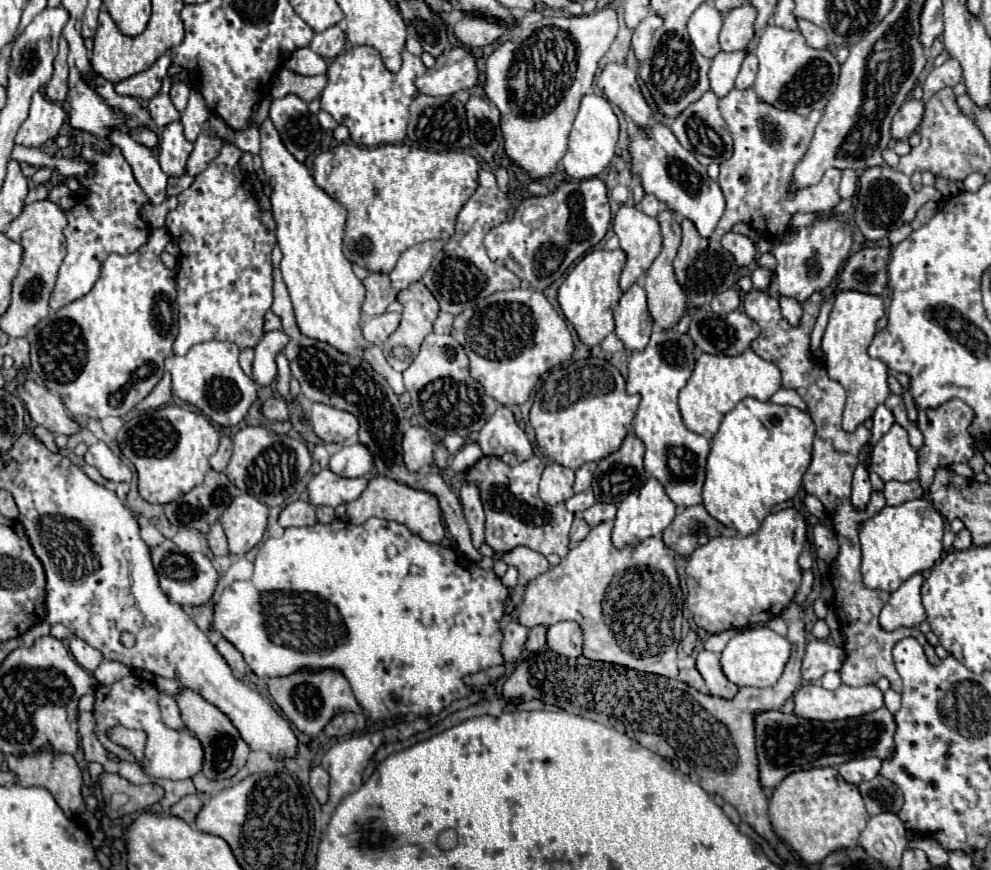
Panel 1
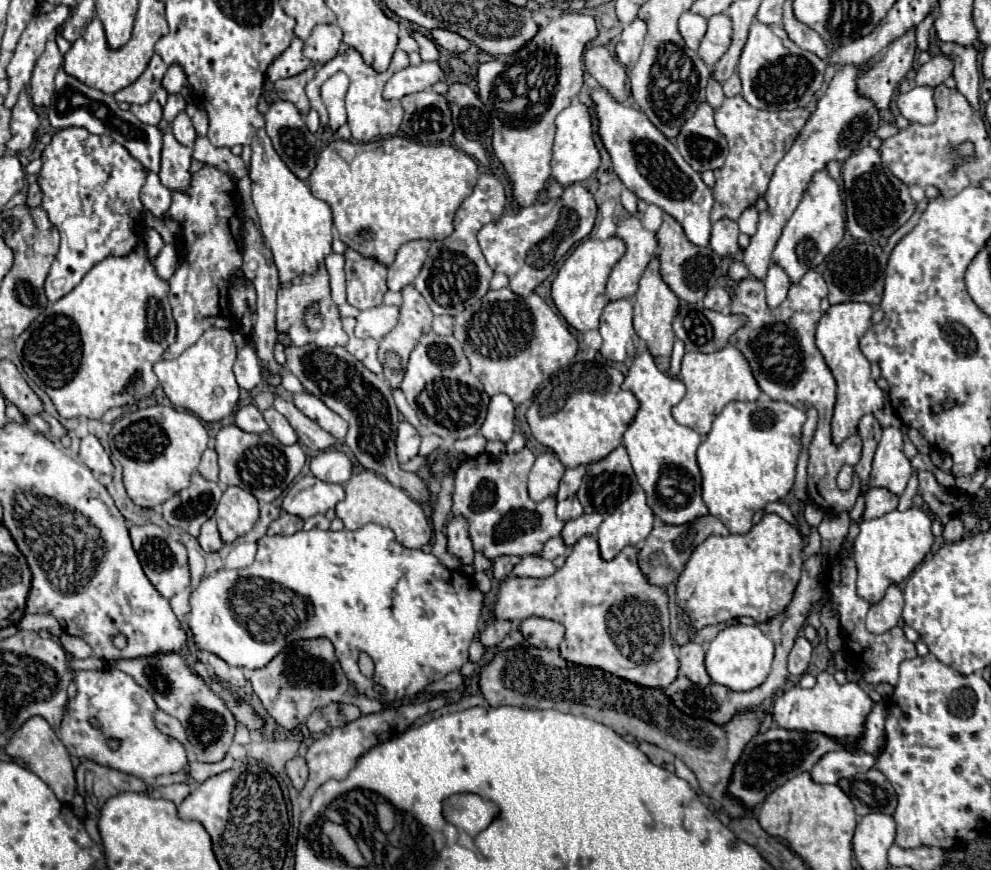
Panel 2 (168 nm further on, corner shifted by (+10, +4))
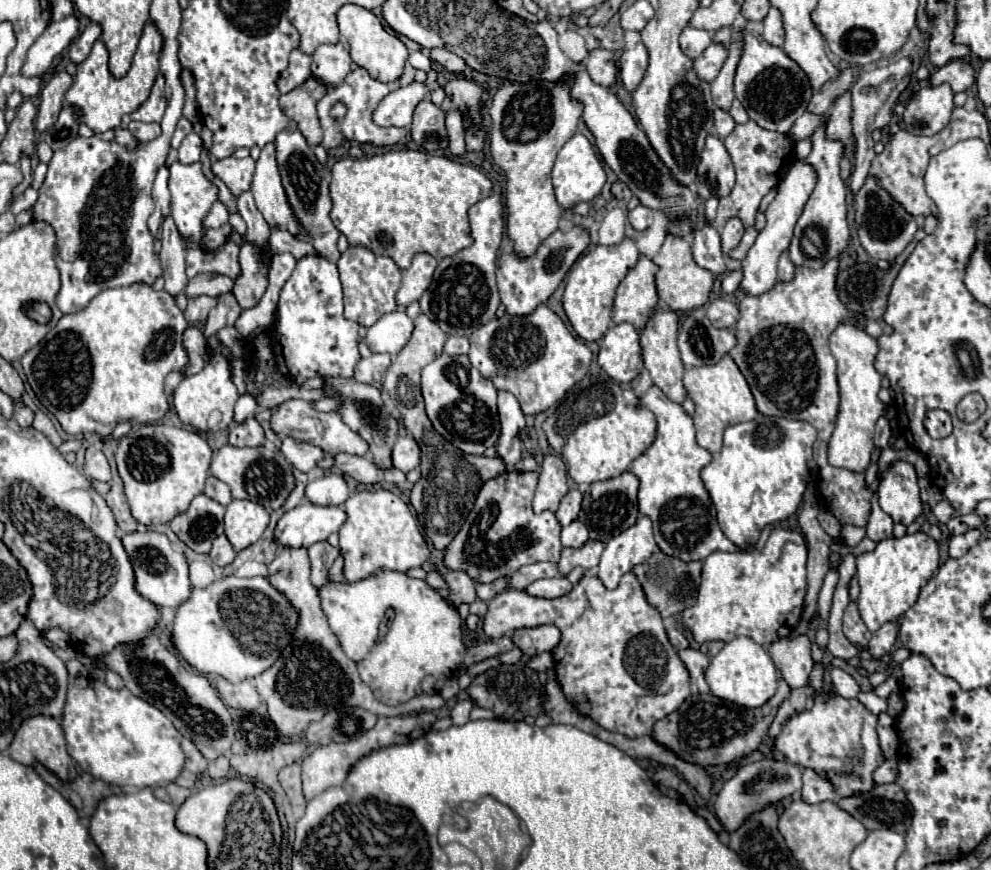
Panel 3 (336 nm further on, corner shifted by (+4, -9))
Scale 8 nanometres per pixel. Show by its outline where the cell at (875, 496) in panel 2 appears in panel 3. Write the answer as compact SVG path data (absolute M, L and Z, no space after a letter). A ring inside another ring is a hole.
M875 501L869 523L867 523L867 537L873 541L883 541L891 535L893 535L893 519Z

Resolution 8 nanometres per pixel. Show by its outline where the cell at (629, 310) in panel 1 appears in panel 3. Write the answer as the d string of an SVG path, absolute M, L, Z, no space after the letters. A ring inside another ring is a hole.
M613 325L601 339L599 367L617 383L631 383L637 375L637 359L641 357L639 331L629 325Z

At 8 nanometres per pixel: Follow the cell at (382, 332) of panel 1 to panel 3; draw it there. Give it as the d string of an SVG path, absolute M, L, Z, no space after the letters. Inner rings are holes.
M393 311L383 315L373 327L367 331L367 345L373 353L389 353L397 355L409 341L413 333L413 321L405 311Z

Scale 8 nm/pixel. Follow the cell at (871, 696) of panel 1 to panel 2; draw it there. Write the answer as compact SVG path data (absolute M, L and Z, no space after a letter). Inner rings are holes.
M829 670L817 674L817 684L807 690L801 686L791 686L781 692L773 704L773 718L781 728L805 730L805 732L827 732L835 738L857 738L863 730L863 720L871 712L873 700L855 682L837 684Z

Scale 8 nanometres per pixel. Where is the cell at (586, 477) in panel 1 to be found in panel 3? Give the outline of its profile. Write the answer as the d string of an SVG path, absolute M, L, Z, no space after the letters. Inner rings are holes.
M575 489L575 491L569 491L569 493L561 499L561 505L559 505L559 509L555 511L555 517L557 517L557 521L559 521L563 527L577 519L579 509L581 509L581 499L583 499L583 495L581 495L581 491L577 491L577 489Z

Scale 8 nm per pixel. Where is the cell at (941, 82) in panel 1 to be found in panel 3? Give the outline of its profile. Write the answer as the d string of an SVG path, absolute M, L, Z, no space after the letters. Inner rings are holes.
M957 59L957 61L951 61L951 63L939 67L929 79L931 85L949 83L955 93L967 91L973 85L973 81L975 81L975 71L967 59Z

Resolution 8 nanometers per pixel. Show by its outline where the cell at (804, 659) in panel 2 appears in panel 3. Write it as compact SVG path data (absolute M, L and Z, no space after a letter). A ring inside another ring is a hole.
M797 635L797 637L785 637L767 647L767 653L771 655L775 667L779 669L781 677L787 681L791 689L805 685L811 669L811 641L809 637Z

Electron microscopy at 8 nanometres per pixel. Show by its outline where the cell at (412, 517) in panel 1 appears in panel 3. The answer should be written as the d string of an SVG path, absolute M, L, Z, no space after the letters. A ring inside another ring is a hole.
M385 489L357 491L345 501L345 513L347 521L339 529L339 551L345 559L343 575L347 581L365 579L381 569L405 573L411 567L421 567L429 559L429 549L417 519L395 493Z

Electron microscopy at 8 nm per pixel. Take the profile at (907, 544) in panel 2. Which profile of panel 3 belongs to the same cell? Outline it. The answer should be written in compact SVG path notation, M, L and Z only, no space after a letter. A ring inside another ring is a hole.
M923 531L901 539L883 539L875 551L857 557L857 581L861 589L861 619L869 631L877 631L887 621L897 621L909 607L915 605L919 591L939 567L939 547Z

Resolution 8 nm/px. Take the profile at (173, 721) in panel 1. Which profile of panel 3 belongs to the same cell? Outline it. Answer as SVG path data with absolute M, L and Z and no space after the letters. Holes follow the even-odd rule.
M183 739L183 741L181 741L181 747L183 747L185 757L187 757L187 761L185 761L185 769L191 771L193 775L201 775L201 773L205 773L205 771L207 771L207 759L201 755L201 751L199 751L189 739Z

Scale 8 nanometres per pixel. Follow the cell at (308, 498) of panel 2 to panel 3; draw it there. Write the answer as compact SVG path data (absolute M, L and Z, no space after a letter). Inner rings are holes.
M305 501L279 519L273 539L285 549L309 549L319 541L327 541L331 533L337 533L345 519L347 515L341 507L319 507Z

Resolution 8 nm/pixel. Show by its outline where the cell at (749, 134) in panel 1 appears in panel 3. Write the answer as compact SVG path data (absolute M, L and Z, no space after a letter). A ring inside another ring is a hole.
M747 121L745 125L737 125L729 137L723 139L725 149L733 161L737 183L731 191L729 197L719 199L719 209L717 209L717 219L715 219L715 229L721 231L727 219L739 217L745 227L755 225L755 215L759 209L761 199L779 185L779 181L785 177L787 169L793 165L795 159L795 143L789 135L783 133L769 133L761 129L755 121Z

